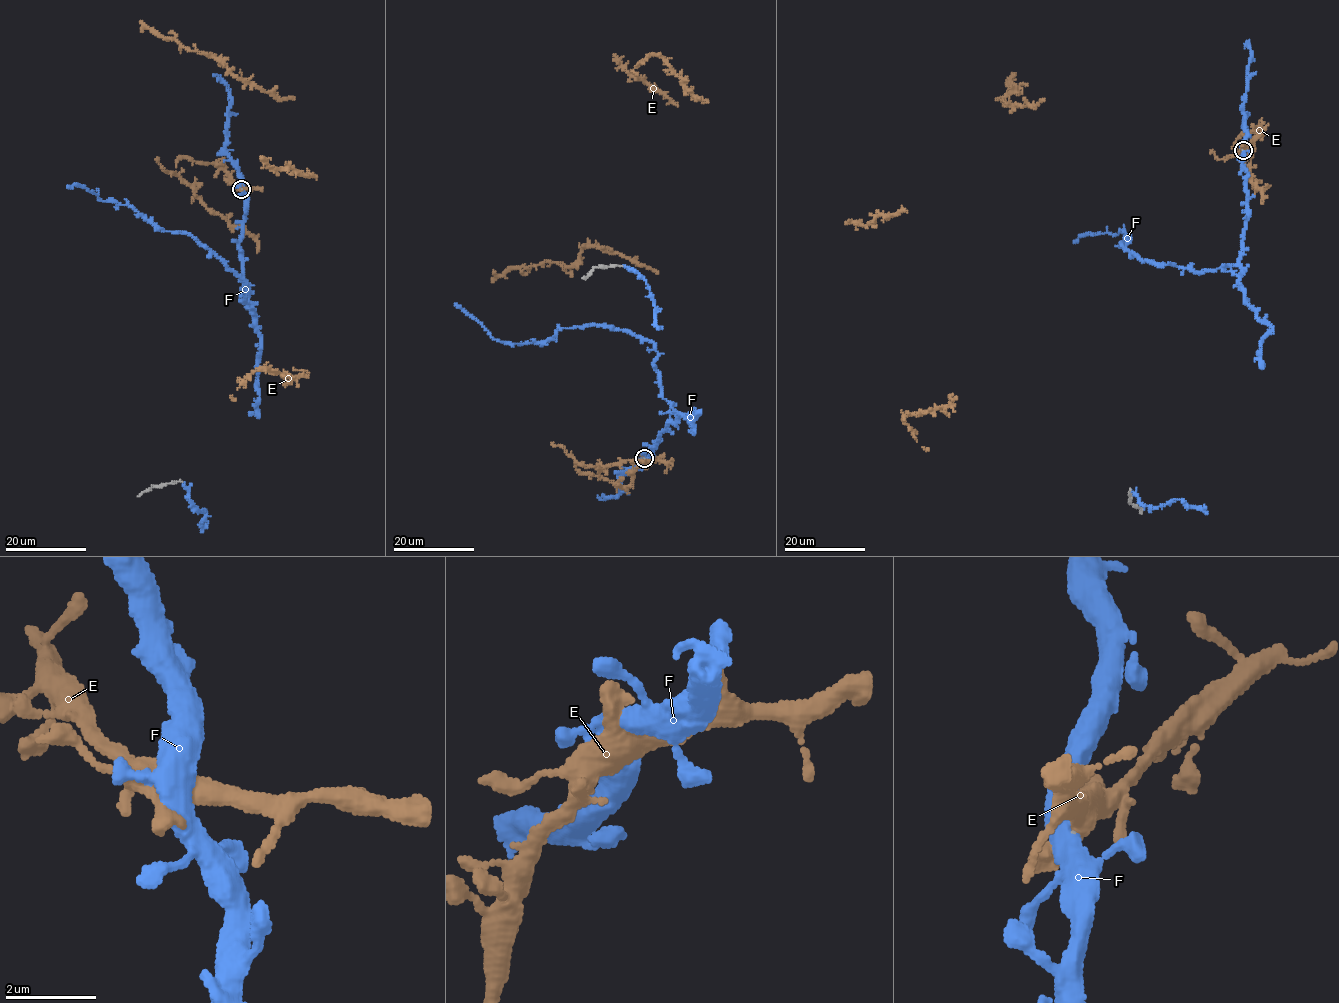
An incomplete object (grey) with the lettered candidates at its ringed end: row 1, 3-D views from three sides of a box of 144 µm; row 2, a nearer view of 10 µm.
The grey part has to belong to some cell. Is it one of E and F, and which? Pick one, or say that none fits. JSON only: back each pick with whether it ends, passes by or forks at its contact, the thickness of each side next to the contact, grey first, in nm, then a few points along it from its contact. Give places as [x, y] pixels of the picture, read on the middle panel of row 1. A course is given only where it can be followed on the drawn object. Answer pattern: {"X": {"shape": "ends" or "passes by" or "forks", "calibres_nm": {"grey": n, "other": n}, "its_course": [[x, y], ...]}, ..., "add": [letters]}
{"add": []}

